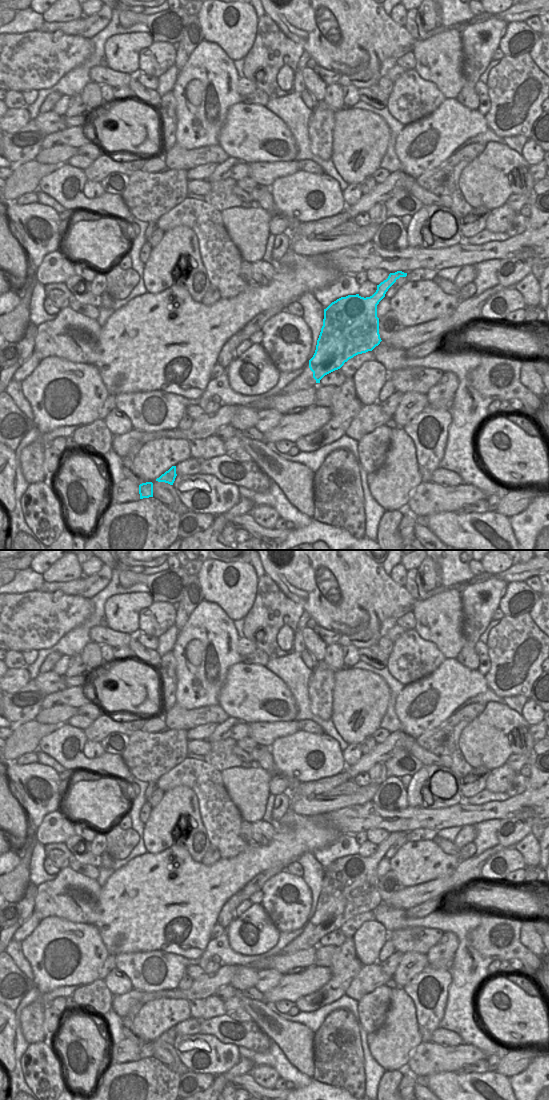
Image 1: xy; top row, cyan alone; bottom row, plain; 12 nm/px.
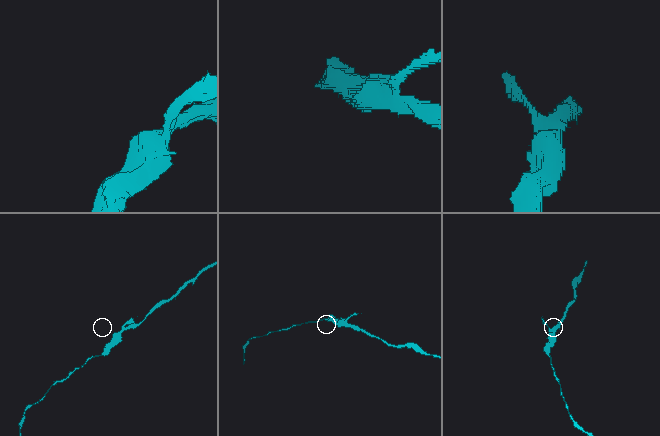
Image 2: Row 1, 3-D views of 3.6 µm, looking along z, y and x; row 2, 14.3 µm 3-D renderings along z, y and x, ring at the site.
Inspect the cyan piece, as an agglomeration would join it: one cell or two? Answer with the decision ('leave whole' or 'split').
split

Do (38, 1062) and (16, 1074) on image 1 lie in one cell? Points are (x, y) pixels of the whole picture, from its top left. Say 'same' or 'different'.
different

